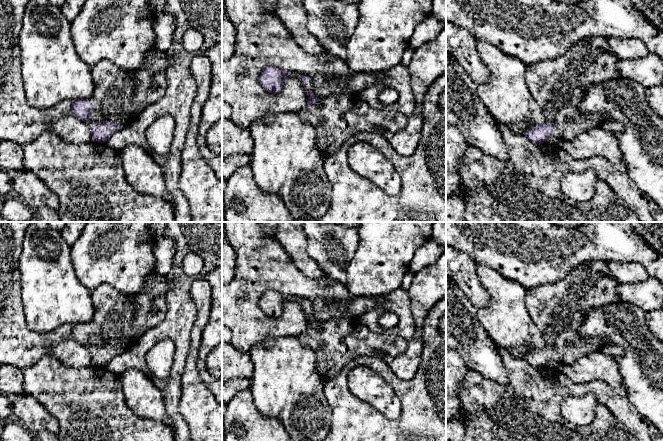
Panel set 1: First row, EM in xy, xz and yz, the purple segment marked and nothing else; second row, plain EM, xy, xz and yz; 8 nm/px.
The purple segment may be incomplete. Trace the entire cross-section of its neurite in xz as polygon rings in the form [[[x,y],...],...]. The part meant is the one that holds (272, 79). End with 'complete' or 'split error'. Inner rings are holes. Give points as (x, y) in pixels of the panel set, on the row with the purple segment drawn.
[[[267,67],[260,75],[259,82],[269,93],[278,94],[284,88],[284,81],[292,78],[291,73],[278,67]]]; complete

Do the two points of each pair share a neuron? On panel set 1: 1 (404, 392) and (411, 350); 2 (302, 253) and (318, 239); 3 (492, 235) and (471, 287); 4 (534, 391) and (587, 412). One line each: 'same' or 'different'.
1: different
2: different
3: different
4: different

